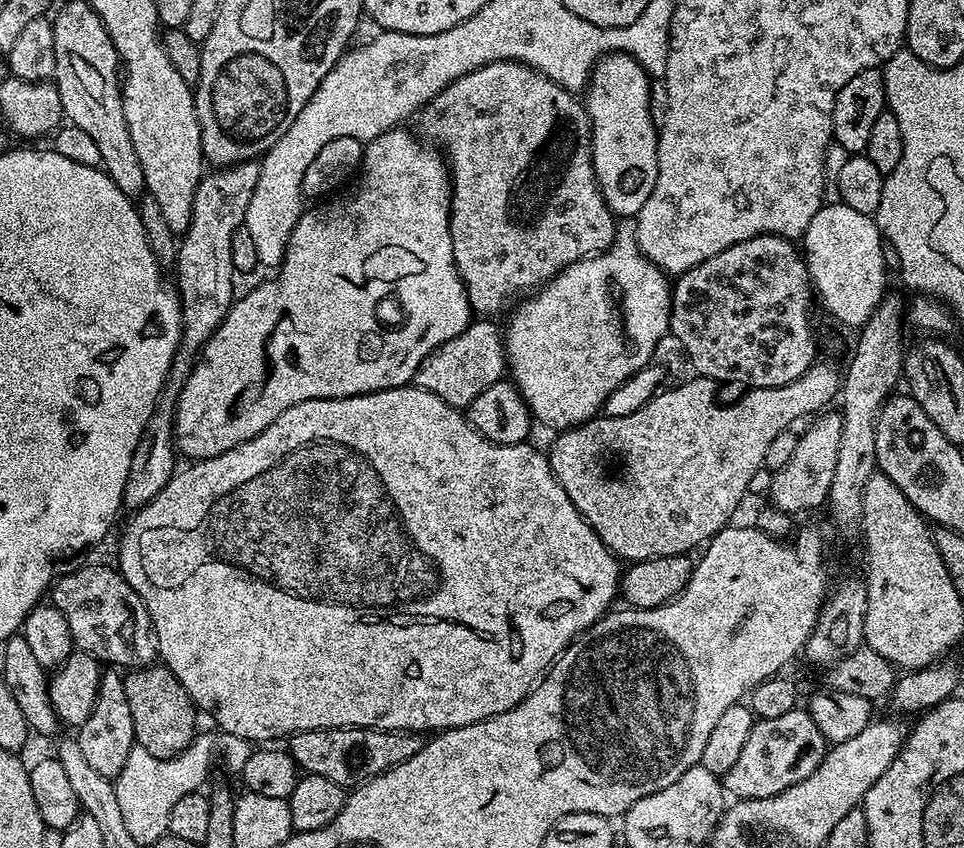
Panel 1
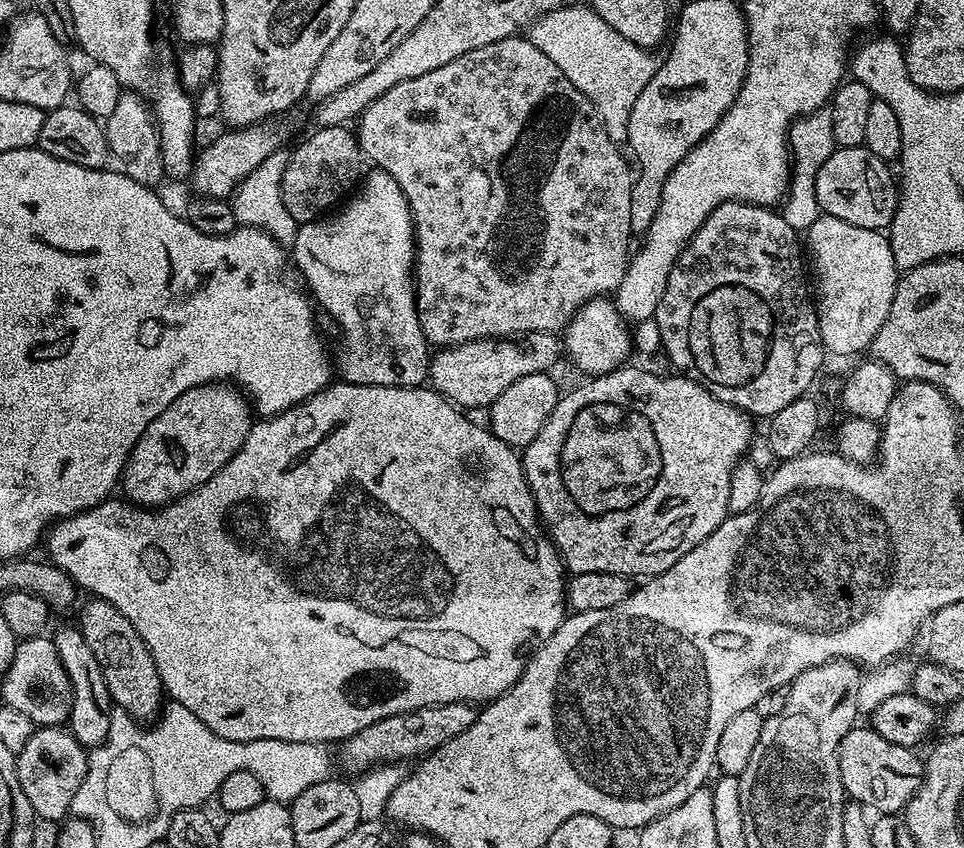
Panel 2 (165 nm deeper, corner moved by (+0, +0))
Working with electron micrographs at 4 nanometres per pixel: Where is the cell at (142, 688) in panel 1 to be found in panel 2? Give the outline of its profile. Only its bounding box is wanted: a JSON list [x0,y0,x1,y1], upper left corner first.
[78,598,166,722]

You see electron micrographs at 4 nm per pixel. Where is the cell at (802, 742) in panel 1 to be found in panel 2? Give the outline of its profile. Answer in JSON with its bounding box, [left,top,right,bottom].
[836,726,926,813]

